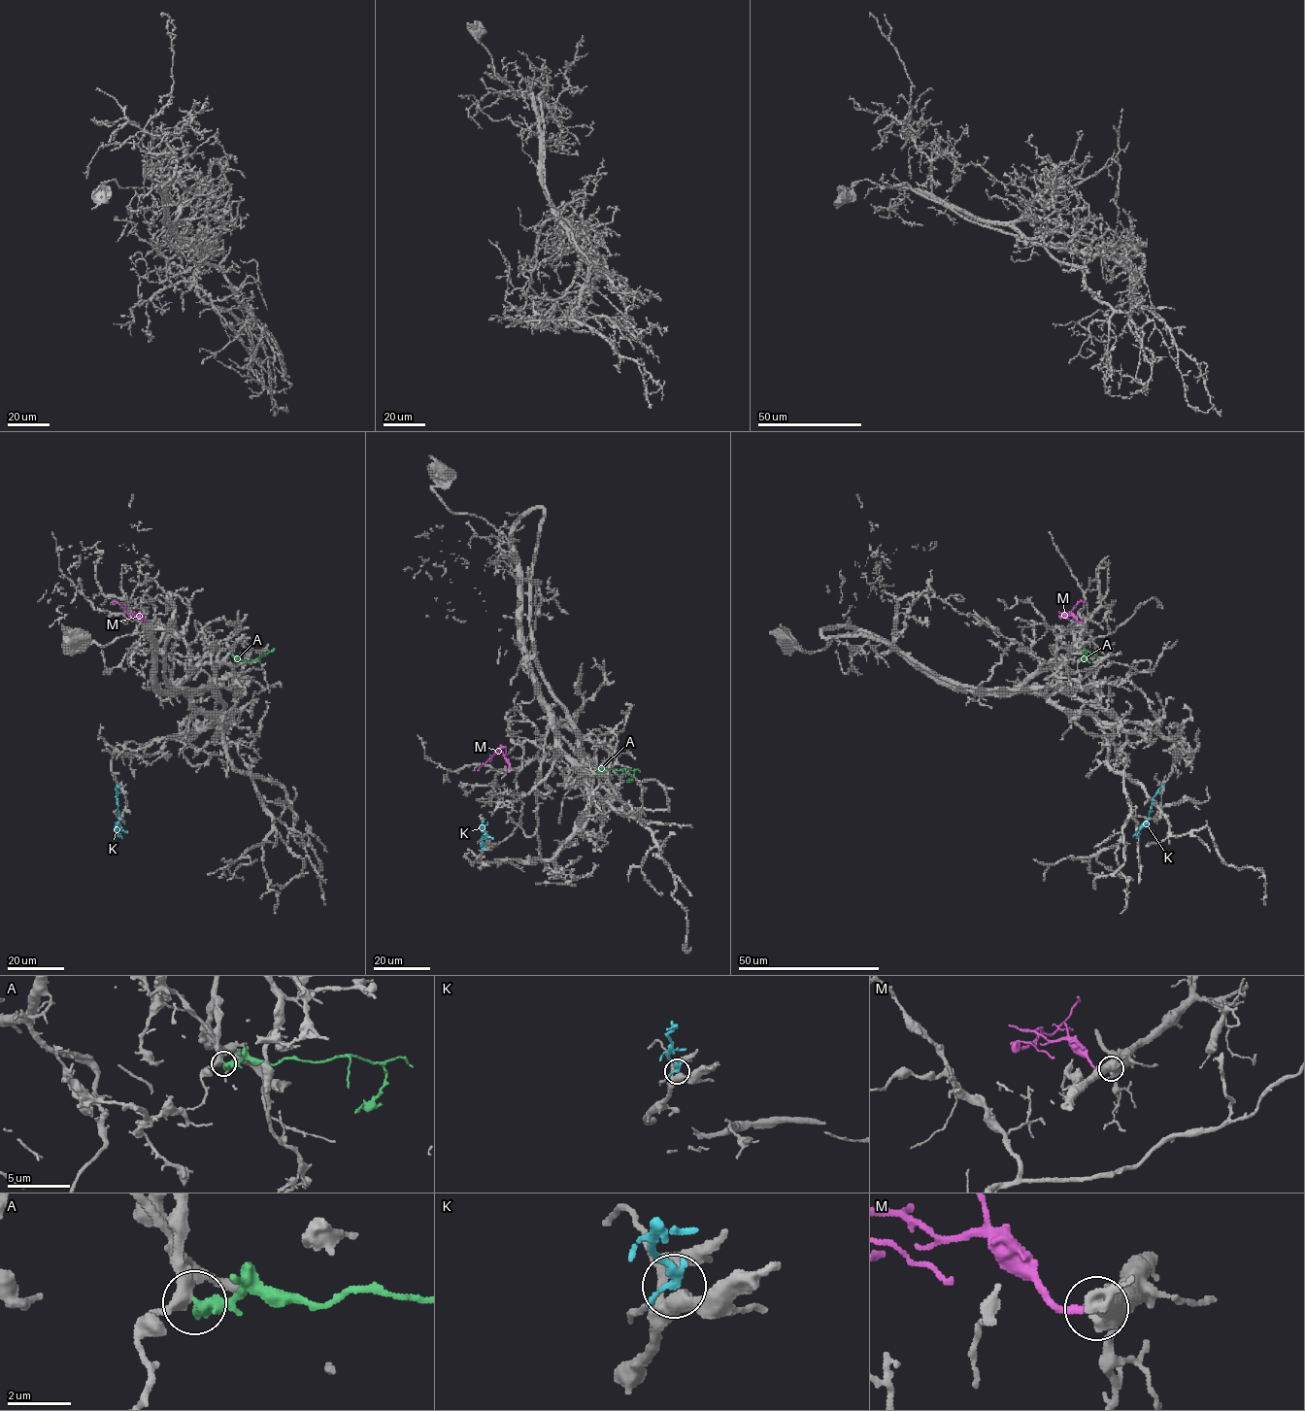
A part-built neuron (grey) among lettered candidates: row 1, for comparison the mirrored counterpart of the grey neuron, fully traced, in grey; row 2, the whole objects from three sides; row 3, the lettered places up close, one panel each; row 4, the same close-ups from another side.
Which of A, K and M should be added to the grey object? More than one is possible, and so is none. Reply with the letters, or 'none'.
A

